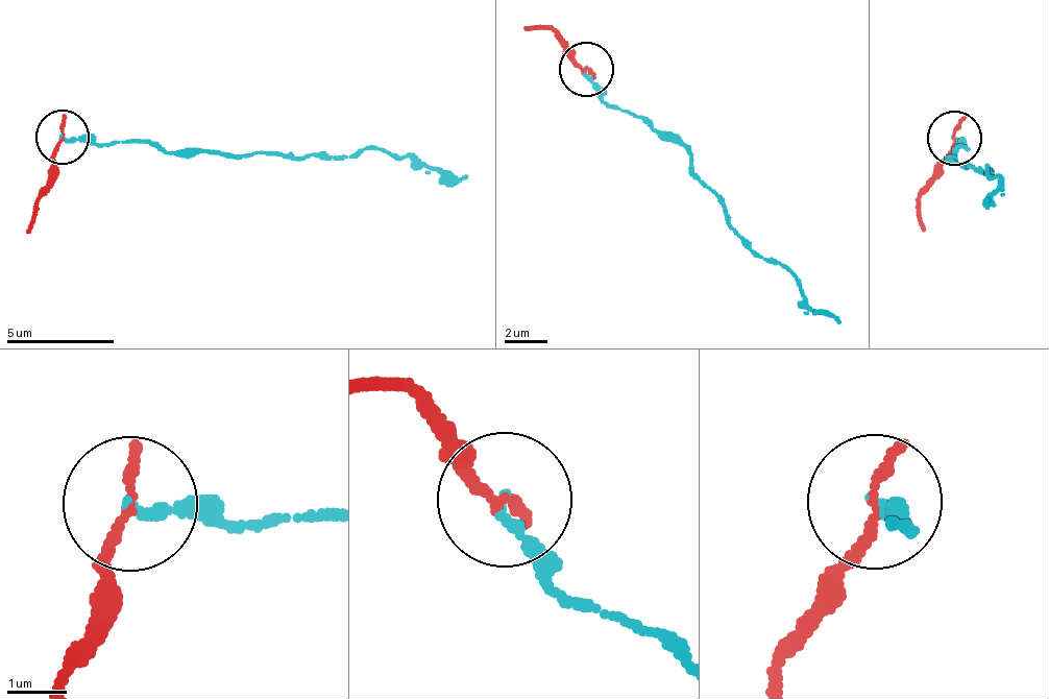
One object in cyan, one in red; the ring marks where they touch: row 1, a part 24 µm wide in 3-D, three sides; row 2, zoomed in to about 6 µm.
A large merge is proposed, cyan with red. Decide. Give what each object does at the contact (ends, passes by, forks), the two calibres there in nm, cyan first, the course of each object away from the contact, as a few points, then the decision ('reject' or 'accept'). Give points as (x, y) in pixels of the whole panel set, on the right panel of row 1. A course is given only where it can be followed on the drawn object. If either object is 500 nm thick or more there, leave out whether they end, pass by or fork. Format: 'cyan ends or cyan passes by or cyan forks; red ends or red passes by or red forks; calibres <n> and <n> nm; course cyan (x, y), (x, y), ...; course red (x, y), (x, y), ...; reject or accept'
cyan ends; red ends; calibres 160 and 200 nm; course cyan (953, 137), (966, 145), (947, 159), (990, 169), (997, 193), (984, 200); course red (953, 137), (945, 169), (920, 200), (923, 233); reject

